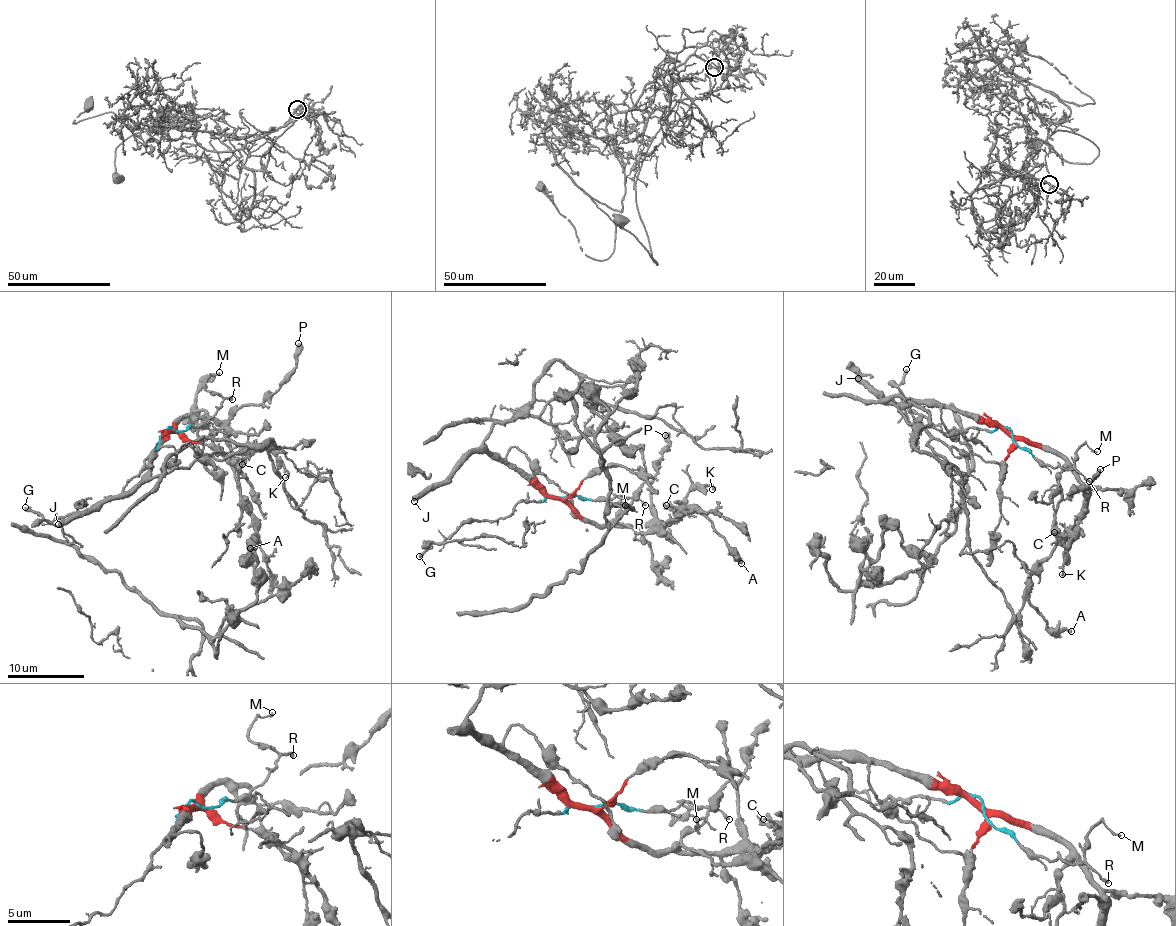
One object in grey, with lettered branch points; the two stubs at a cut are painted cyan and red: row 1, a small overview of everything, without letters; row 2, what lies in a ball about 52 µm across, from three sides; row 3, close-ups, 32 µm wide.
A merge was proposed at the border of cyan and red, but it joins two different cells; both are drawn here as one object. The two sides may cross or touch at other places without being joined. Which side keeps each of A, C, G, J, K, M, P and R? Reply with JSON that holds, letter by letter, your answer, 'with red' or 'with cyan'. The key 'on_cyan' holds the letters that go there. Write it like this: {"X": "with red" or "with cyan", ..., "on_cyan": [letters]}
{"A": "with red", "C": "with red", "G": "with cyan", "J": "with red", "K": "with red", "M": "with cyan", "P": "with red", "R": "with cyan", "on_cyan": ["G", "M", "R"]}

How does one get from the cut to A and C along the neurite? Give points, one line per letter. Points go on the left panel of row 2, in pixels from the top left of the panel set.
A: (171, 430), (173, 424), (195, 415), (225, 430), (241, 498), (254, 517), (257, 543), (251, 556), (250, 548)
C: (171, 430), (173, 424), (195, 415), (209, 420), (225, 430), (229, 448), (246, 455), (242, 465)

